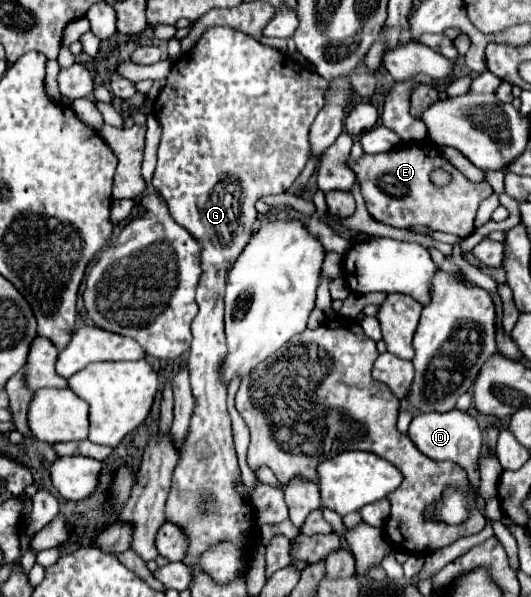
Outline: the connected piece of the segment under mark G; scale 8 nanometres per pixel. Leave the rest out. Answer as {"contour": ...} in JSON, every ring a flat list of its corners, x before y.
{"contour":[[230,27,208,29,196,47,182,55,170,69,166,85,154,101,154,115,162,125,162,141,158,147,158,163,152,185,166,199,172,217,186,227,198,241,202,241,202,277,196,289,196,303,200,307,192,323,192,349,188,355,188,375,196,407,190,421,190,439,182,449,174,469,172,489,166,501,166,521,176,523,190,537,190,547,184,563,196,563,198,555,212,543,246,541,252,545,256,539,252,507,236,493,234,485,240,475,238,459,232,441,230,415,226,411,226,381,222,379,222,363,226,359,224,335,224,299,226,267,236,261,252,235,252,223,258,219,254,203,262,195,276,195,288,187,302,173,310,159,308,133,318,111,324,107,324,93,328,81,316,71,296,63,290,55,266,47,256,39,234,31]]}

